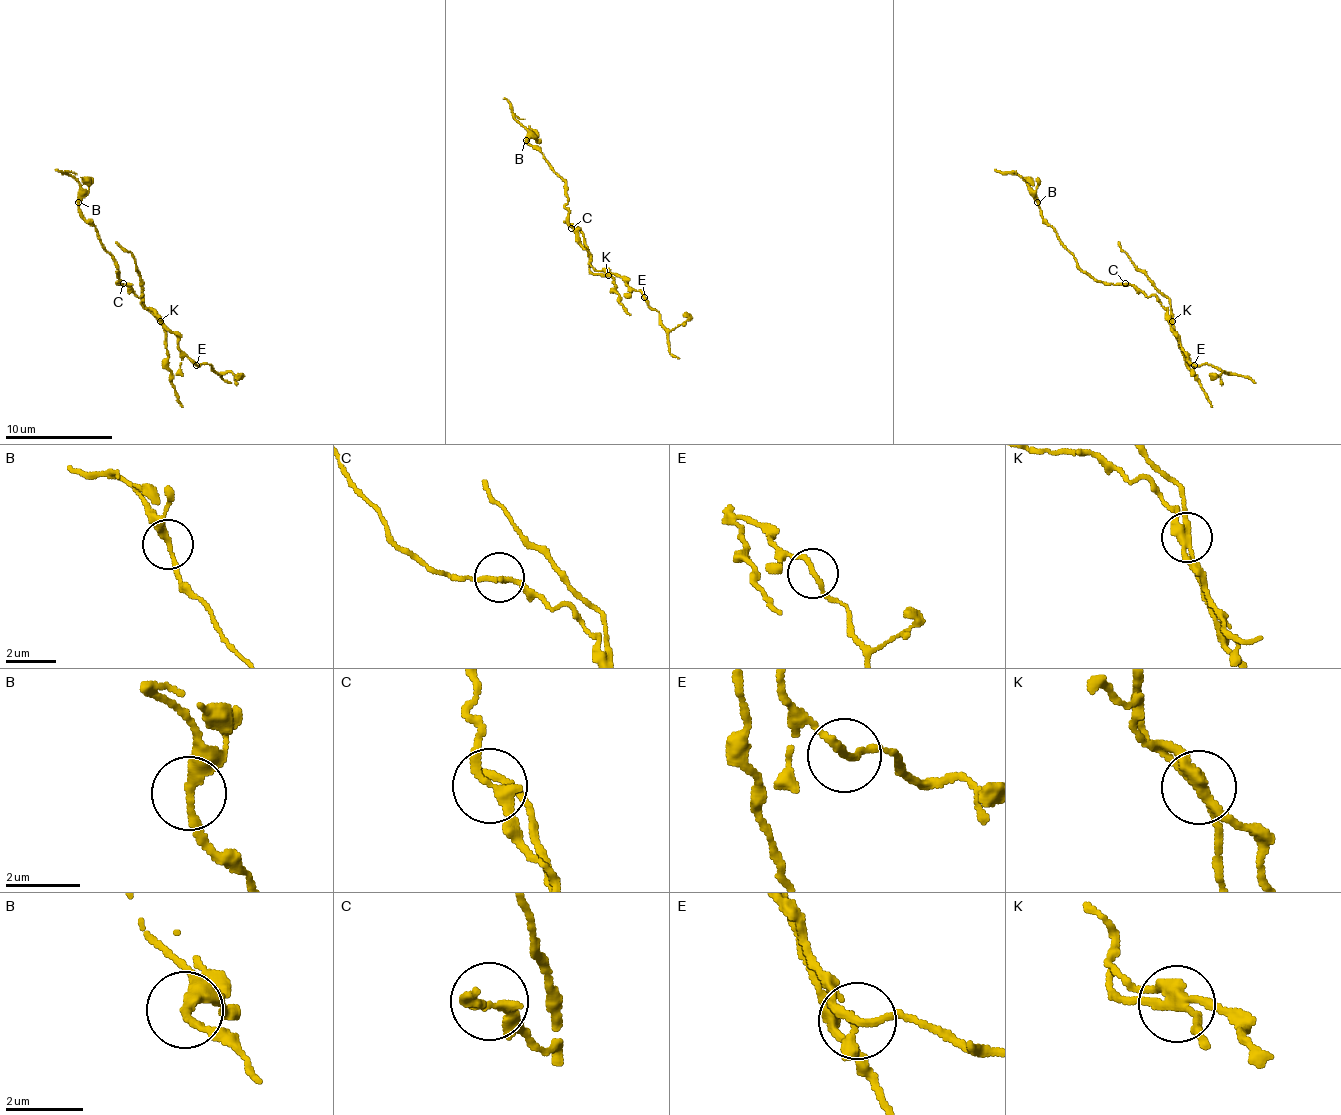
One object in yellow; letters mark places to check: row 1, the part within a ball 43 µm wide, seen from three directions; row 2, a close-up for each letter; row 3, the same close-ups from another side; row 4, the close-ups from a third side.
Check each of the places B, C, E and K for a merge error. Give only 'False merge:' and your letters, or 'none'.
False merge: K

